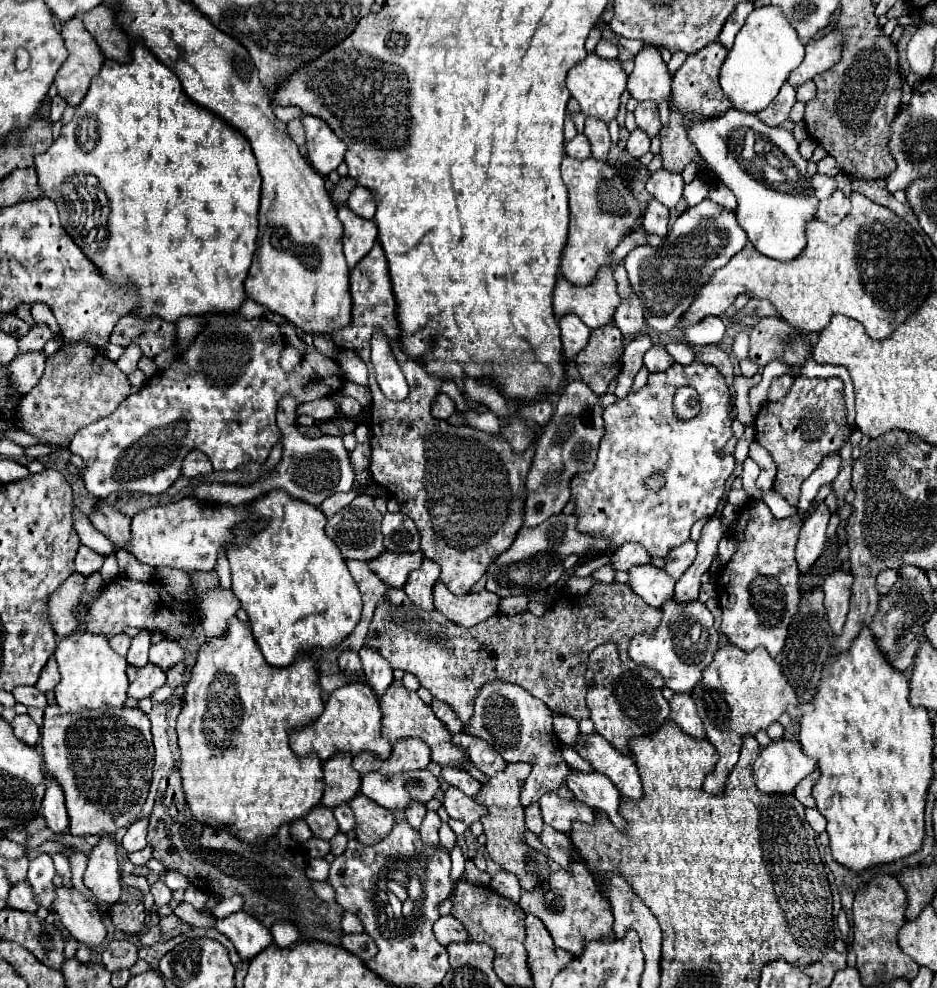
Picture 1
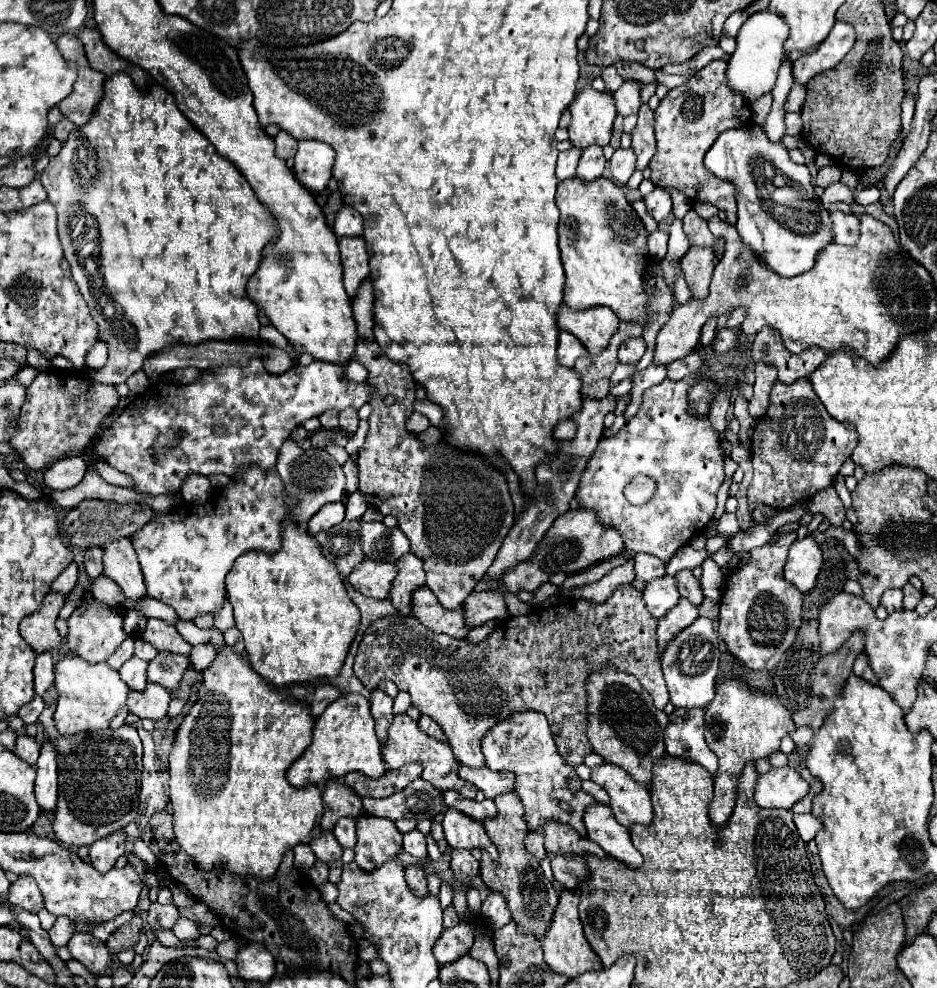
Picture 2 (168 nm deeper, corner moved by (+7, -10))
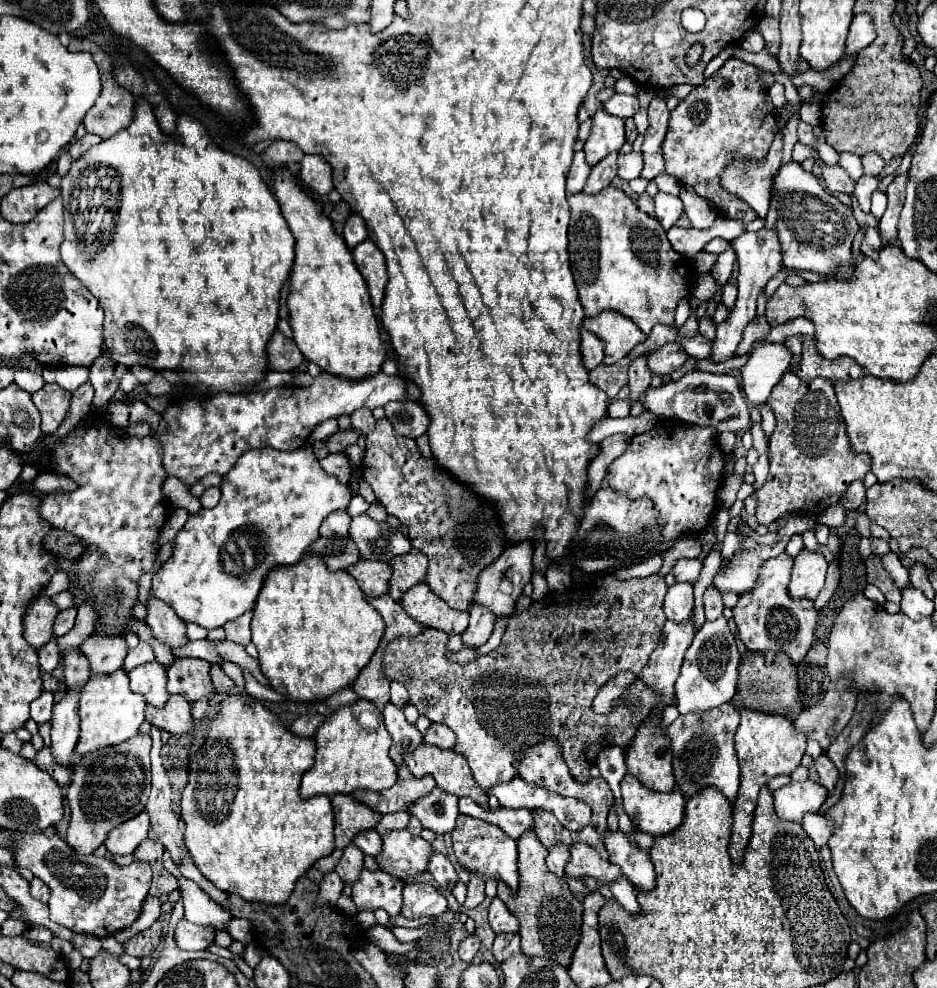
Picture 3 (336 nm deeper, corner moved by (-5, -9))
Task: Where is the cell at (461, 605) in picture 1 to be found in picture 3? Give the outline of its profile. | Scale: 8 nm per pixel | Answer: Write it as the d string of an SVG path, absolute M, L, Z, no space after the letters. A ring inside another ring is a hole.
M426 582L412 586L402 596L400 606L416 622L420 622L428 628L444 630L446 634L462 634L462 630L466 630L466 626L468 626L468 612L450 608L426 586Z

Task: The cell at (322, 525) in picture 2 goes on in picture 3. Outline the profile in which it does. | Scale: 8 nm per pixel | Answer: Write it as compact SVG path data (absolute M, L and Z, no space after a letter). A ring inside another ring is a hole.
M338 510L338 512L332 512L324 520L324 524L320 526L320 536L324 536L324 538L346 536L348 528L350 528L350 516L348 516L348 512L346 510Z

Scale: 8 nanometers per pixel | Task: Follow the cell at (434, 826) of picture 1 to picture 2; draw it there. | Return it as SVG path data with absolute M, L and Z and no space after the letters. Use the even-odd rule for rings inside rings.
M422 865L406 867L406 881L416 895L426 895L428 893L428 889L426 889L426 869Z

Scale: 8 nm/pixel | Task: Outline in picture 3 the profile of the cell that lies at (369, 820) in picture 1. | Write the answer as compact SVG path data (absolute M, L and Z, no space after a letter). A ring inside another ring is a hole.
M394 830L384 838L378 864L384 872L396 878L414 878L428 870L430 854L434 854L430 842L420 836L412 836L408 830Z

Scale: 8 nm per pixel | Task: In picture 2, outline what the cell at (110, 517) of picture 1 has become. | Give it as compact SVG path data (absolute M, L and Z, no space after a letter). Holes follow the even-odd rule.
M130 537L106 543L102 551L104 551L104 575L116 581L128 599L142 599L146 595L146 587Z

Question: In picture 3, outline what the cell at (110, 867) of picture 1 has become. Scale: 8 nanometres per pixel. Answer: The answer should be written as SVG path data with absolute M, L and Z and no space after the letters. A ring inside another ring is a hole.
M144 810L136 818L130 818L130 820L118 824L118 828L110 830L104 846L114 856L116 854L122 854L122 856L132 854L136 850L136 846L148 838L148 828L150 828L150 816Z

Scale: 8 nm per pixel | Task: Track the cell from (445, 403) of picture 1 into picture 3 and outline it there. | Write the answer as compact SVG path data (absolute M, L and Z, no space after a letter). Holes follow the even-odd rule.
M390 402L384 406L386 418L392 422L396 434L404 434L406 438L418 438L426 432L430 418L418 402Z

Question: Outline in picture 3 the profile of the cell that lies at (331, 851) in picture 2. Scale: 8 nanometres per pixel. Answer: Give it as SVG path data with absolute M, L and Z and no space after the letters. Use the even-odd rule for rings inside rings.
M354 844L346 846L344 856L336 866L336 872L342 878L342 882L354 884L358 880L358 874L362 872L362 868L364 868L364 854Z

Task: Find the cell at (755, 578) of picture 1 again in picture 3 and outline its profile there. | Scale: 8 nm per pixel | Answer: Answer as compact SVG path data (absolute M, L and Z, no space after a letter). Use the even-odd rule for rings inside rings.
M782 552L776 558L770 558L758 578L758 584L752 592L742 594L734 608L734 622L738 626L738 636L752 652L764 652L772 658L778 652L784 652L792 662L800 664L814 642L816 628L816 610L812 600L792 600L788 596L788 582L792 570L792 558Z

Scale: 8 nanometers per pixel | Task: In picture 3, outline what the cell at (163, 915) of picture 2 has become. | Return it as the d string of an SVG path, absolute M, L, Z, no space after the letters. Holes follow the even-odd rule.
M180 920L174 936L176 936L176 944L182 950L206 950L210 944L214 944L216 930L190 924L188 920Z

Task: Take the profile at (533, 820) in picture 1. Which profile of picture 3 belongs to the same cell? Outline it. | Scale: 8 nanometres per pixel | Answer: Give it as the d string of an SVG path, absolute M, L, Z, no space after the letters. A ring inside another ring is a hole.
M556 844L556 846L548 852L546 864L548 864L548 868L552 870L552 874L556 874L558 878L562 878L568 860L570 860L570 850L568 850L564 844Z

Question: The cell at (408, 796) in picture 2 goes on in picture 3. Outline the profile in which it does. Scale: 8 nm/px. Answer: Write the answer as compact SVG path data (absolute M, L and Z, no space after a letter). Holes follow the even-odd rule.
M434 788L432 794L410 806L410 814L414 814L424 828L436 834L446 834L454 830L458 818L458 798Z

